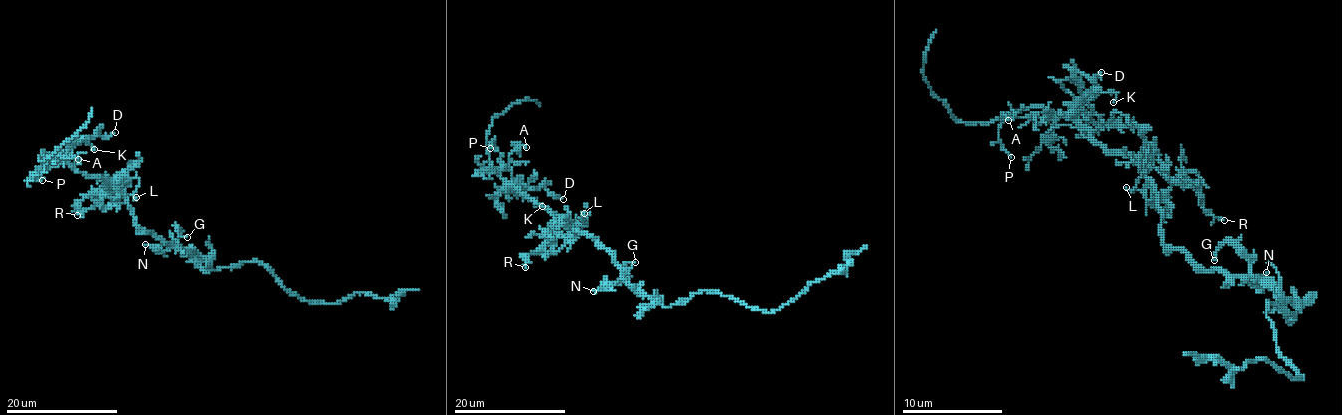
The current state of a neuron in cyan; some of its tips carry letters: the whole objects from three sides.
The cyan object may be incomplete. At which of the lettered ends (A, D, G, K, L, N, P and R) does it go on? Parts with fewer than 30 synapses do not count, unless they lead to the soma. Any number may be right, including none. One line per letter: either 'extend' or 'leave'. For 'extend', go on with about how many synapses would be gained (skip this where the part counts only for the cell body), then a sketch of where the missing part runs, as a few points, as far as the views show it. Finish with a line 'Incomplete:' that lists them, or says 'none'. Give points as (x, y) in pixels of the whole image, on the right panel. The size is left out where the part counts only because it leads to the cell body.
A: leave
D: extend
G: leave
K: leave
L: leave
N: leave
P: leave
R: leave
Incomplete: D

